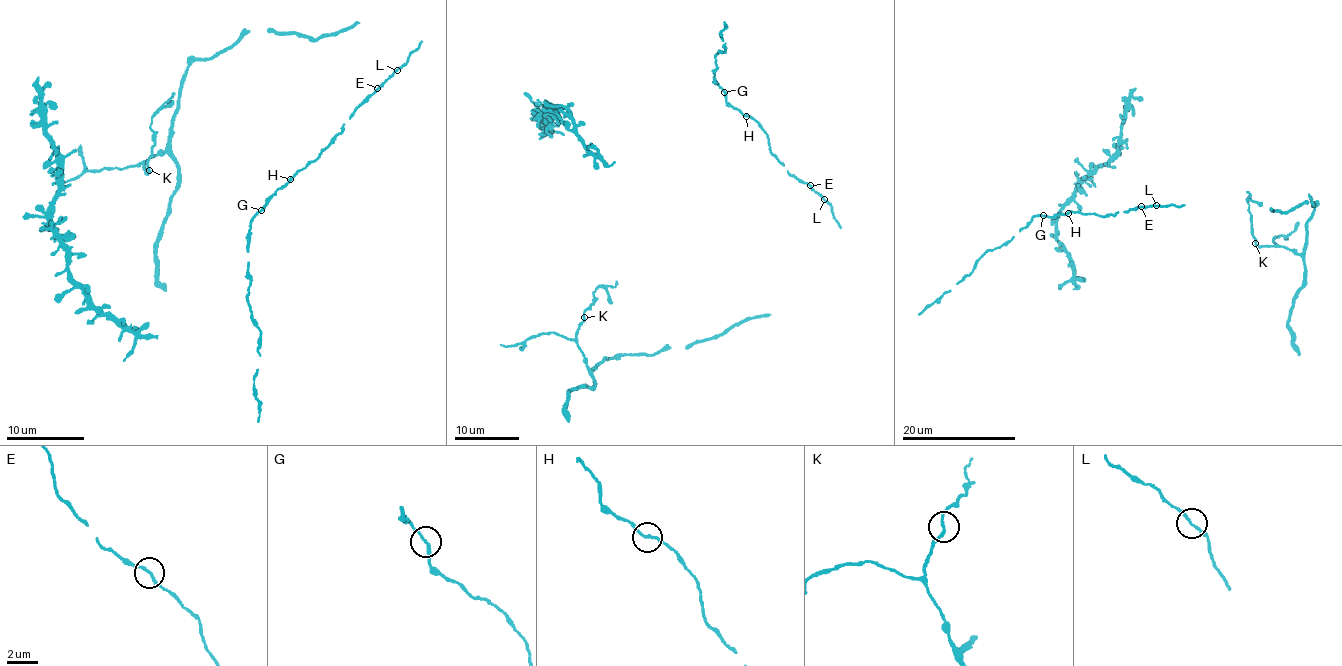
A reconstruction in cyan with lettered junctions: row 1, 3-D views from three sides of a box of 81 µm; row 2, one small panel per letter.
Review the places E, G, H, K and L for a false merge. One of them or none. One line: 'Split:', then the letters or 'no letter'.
Split: no letter

